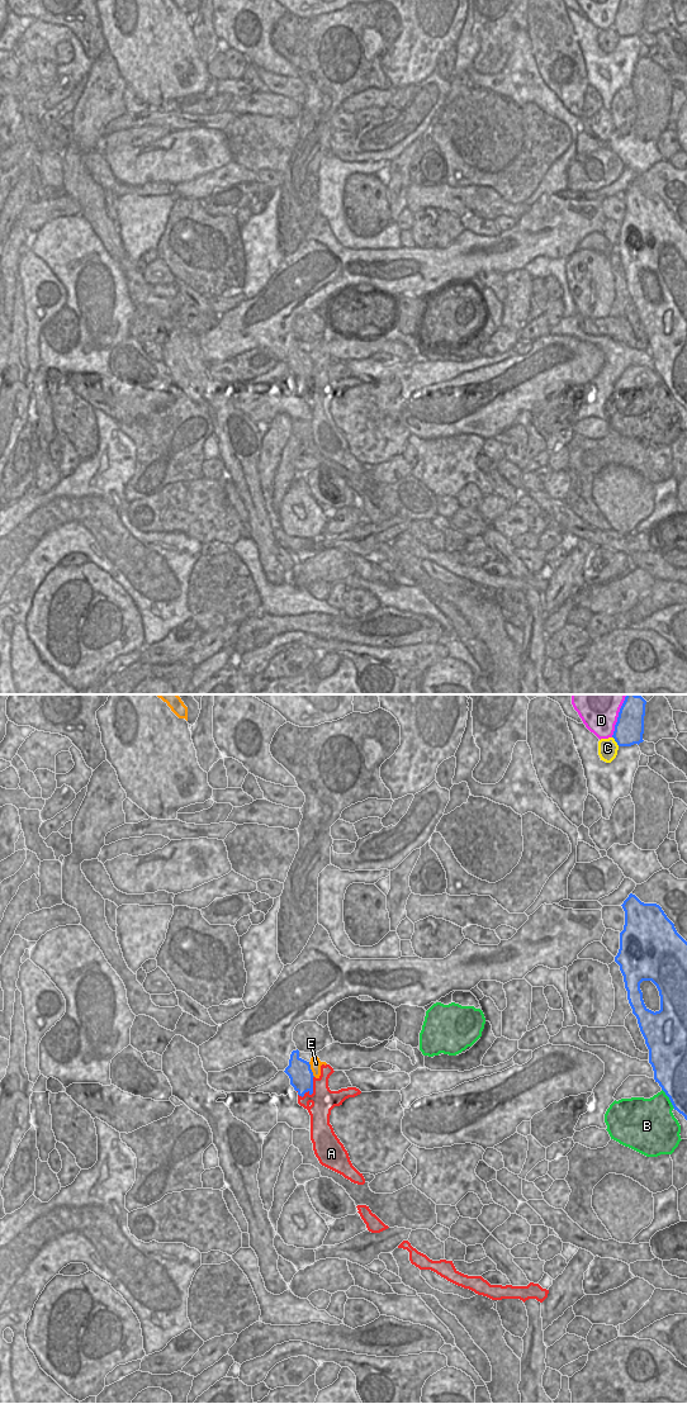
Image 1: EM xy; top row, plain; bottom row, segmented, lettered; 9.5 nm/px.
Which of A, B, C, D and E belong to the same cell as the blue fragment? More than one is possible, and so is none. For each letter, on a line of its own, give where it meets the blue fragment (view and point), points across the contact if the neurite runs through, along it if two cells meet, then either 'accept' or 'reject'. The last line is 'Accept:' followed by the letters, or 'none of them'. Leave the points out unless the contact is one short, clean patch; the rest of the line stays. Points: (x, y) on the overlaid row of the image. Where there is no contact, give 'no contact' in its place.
A: xy (312, 1091) | reject
B: xy (669, 1099) | reject
C: xy (615, 740) | reject
D: xy (619, 716) | reject
E: xy (311, 1070) | along xy (308, 1062), (314, 1076) | reject
Accept: none of them

